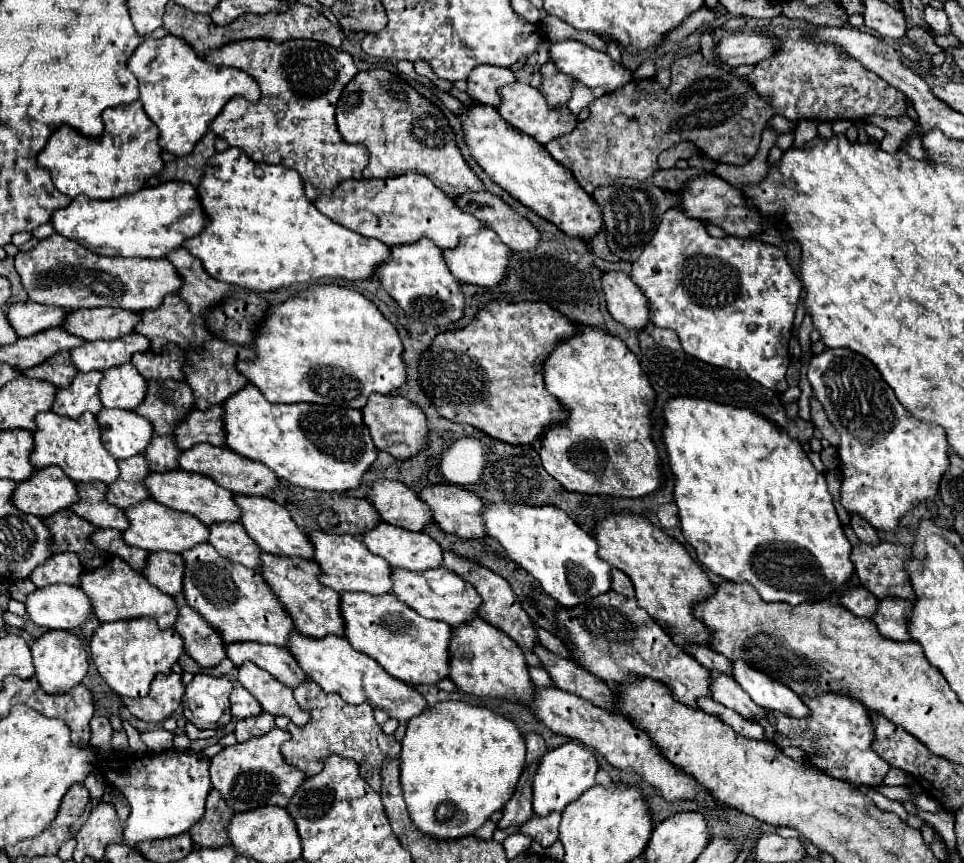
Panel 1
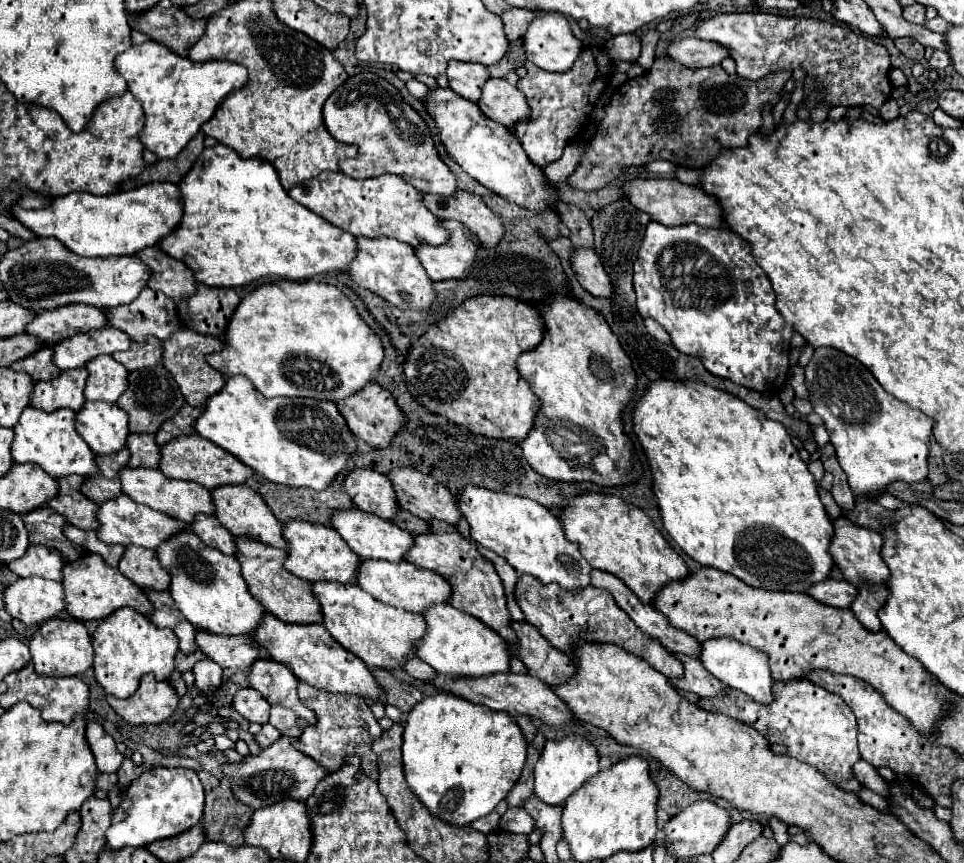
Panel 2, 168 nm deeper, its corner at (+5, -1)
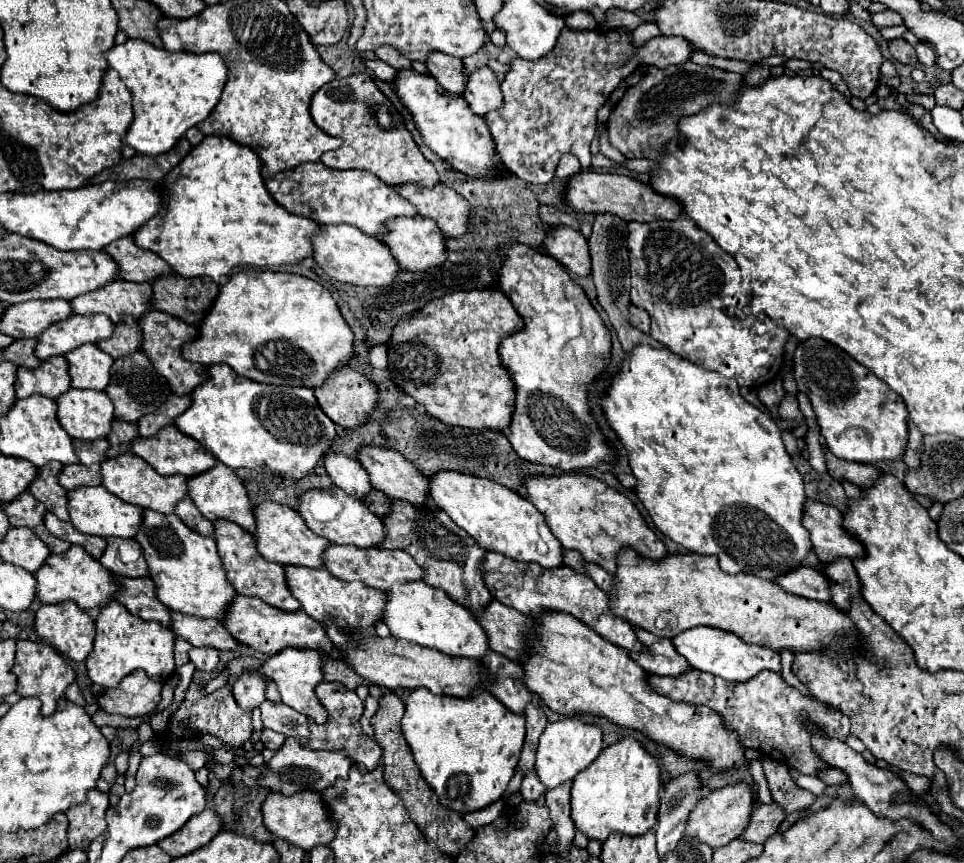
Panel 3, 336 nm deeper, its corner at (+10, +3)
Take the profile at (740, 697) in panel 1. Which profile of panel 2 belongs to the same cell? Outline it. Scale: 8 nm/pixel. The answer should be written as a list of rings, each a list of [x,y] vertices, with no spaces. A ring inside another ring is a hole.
[[[677,655],[677,659],[685,667],[683,677],[671,681],[677,689],[685,689],[685,691],[697,693],[701,699],[727,695],[727,687],[715,675],[709,675],[709,671],[705,671],[705,667],[699,663],[699,659],[687,657],[687,655]]]

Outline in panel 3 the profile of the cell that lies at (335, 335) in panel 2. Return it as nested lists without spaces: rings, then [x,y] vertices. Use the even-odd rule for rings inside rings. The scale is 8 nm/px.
[[[242,269],[230,277],[226,285],[222,285],[212,311],[204,315],[198,327],[198,337],[188,341],[182,347],[182,355],[188,361],[196,361],[202,365],[226,363],[238,375],[248,377],[258,383],[272,385],[304,385],[318,387],[330,377],[330,373],[342,365],[346,365],[354,353],[352,349],[354,335],[346,321],[342,319],[336,301],[330,291],[320,283],[292,273],[270,271],[270,269]]]

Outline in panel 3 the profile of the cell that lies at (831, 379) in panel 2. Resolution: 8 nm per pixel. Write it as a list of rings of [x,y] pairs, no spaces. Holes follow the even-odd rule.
[[[820,337],[800,341],[794,353],[794,379],[798,391],[808,395],[820,433],[838,459],[858,463],[902,459],[908,441],[908,411],[902,397],[846,351]]]

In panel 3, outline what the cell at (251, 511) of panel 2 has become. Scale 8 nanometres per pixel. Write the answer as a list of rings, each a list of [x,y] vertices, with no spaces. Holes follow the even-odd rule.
[[[216,463],[212,469],[196,475],[196,477],[188,477],[188,497],[194,501],[194,505],[200,509],[200,513],[206,515],[206,519],[210,519],[210,521],[228,519],[228,521],[238,523],[246,531],[254,529],[256,519],[252,515],[252,503],[246,495],[246,487],[242,485],[238,475],[230,467],[224,467],[224,463]]]

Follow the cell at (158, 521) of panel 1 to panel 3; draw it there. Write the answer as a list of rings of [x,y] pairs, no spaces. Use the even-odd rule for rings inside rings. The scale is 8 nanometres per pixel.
[[[102,485],[100,487],[80,487],[76,491],[68,491],[68,511],[70,511],[70,523],[80,533],[98,535],[98,537],[122,537],[130,539],[138,531],[142,507],[136,507],[132,503],[124,503],[116,495],[108,493]]]

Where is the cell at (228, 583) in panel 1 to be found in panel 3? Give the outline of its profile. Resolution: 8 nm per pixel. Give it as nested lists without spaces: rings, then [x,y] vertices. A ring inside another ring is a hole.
[[[144,509],[142,523],[134,539],[142,547],[144,559],[150,569],[150,579],[156,583],[156,595],[168,609],[202,619],[222,621],[236,591],[224,575],[222,561],[212,537],[204,537],[192,531],[176,515],[164,515]]]

